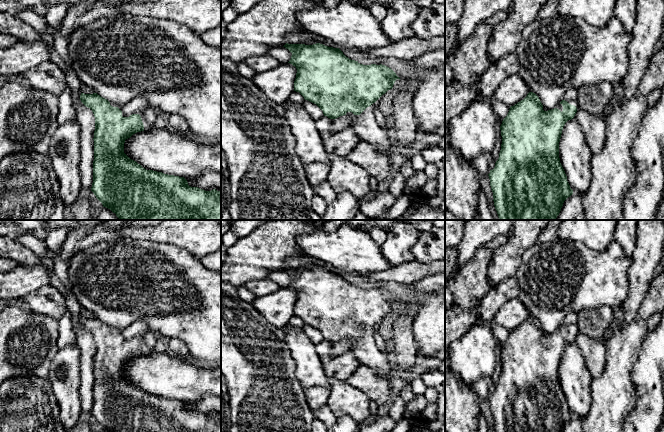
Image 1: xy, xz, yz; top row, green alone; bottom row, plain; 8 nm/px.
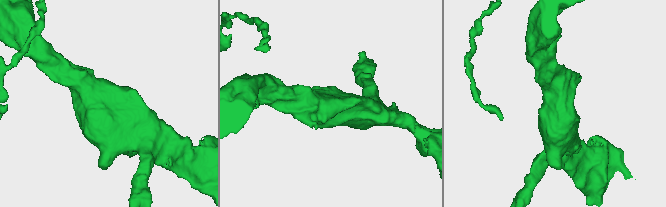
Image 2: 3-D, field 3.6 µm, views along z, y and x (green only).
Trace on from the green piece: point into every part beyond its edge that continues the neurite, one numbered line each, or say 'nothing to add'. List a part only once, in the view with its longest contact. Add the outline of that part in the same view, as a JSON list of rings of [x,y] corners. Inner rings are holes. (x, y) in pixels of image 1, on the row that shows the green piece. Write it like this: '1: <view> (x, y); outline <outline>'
1: xz (366, 128); outline [[[373,103],[360,115],[354,115],[352,112],[347,112],[346,115],[353,119],[354,126],[352,128],[361,141],[374,145],[382,153],[388,155],[390,153],[391,139],[388,137],[387,132],[375,122],[373,113],[375,106],[376,104]]]

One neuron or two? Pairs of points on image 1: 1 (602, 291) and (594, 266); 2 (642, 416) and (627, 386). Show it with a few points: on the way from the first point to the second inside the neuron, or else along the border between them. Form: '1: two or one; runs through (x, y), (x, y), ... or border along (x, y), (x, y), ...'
1: one; runs through (602, 285), (594, 276), (594, 272)
2: two; border along (633, 378), (635, 406), (624, 421)

